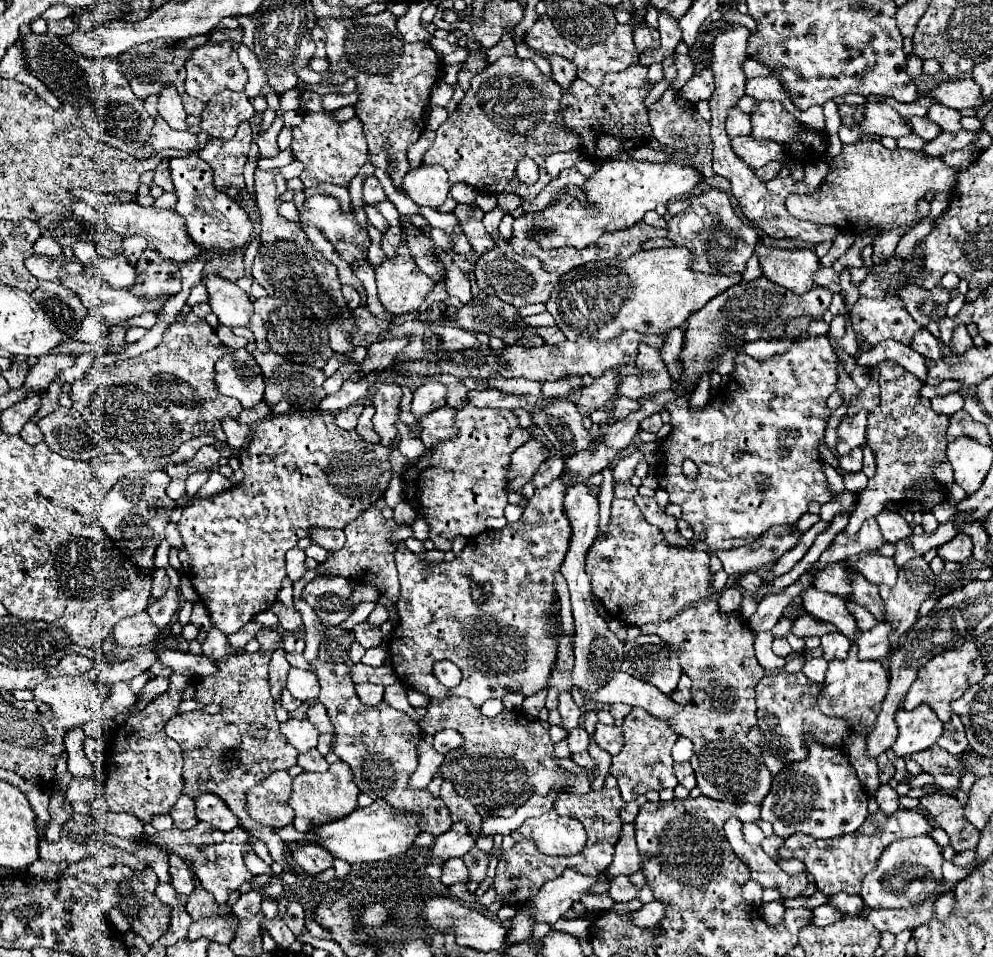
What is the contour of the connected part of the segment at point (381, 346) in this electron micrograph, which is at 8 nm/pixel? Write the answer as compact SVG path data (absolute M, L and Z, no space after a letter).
M403 336L399 340L381 340L381 342L371 344L367 348L365 360L361 362L361 372L369 374L369 372L375 372L375 370L389 368L397 360L397 354L407 346L409 338L411 336Z

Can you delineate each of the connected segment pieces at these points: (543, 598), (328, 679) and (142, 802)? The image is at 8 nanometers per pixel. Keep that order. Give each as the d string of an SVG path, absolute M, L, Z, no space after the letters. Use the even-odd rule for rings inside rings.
M555 478L549 486L535 490L517 522L509 522L501 530L485 530L483 534L467 540L459 558L453 562L441 562L429 570L425 570L419 556L399 542L395 562L401 582L397 606L401 622L391 632L389 658L401 684L437 700L463 696L475 706L481 706L489 698L503 698L507 690L519 690L529 696L547 684L557 656L557 640L553 636L551 622L551 608L557 604L555 574L567 556L571 540L571 522L567 520L563 500L565 482ZM439 660L451 660L459 666L463 674L459 686L447 688L437 680L433 664Z
M313 660L311 666L321 684L319 702L325 704L327 714L335 726L333 752L351 766L353 780L361 792L373 800L385 800L401 812L419 812L425 816L421 830L429 834L443 834L451 828L451 816L441 798L433 798L429 790L411 790L407 780L417 768L417 744L423 738L421 728L405 712L391 708L385 700L377 706L363 704L355 694L350 669L345 664L329 664Z
M173 674L169 680L171 682L167 692L159 694L143 710L133 712L125 720L125 724L117 726L111 742L105 746L101 756L101 770L105 774L103 796L107 798L109 810L133 814L143 824L151 824L155 816L169 814L169 810L177 802L177 796L183 792L181 748L165 734L163 728L179 712L187 678Z

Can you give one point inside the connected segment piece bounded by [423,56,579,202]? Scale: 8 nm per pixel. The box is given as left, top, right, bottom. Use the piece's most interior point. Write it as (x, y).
(511, 110)

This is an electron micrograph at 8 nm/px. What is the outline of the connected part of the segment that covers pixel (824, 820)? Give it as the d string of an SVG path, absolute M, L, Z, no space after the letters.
M815 742L807 744L809 756L799 764L791 764L773 778L771 792L761 802L761 820L773 824L773 830L781 838L789 838L797 832L813 838L829 838L839 834L851 834L867 818L867 794L857 780L855 768L847 754L837 748L817 748Z

